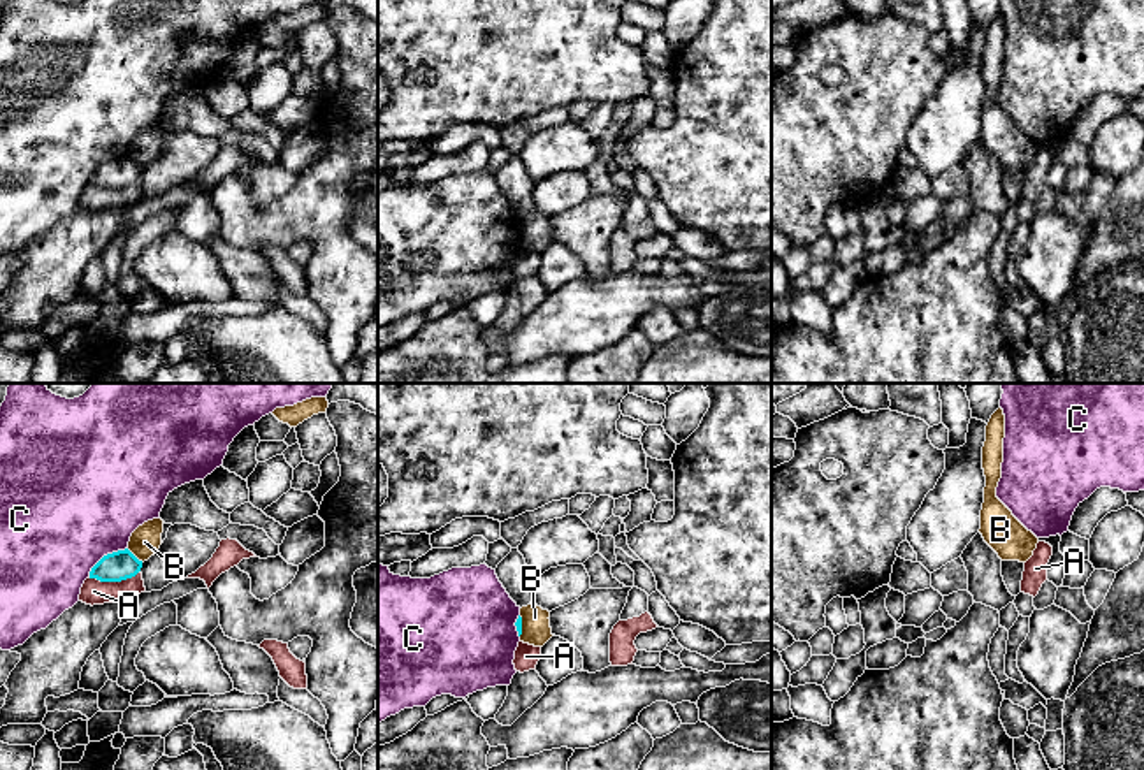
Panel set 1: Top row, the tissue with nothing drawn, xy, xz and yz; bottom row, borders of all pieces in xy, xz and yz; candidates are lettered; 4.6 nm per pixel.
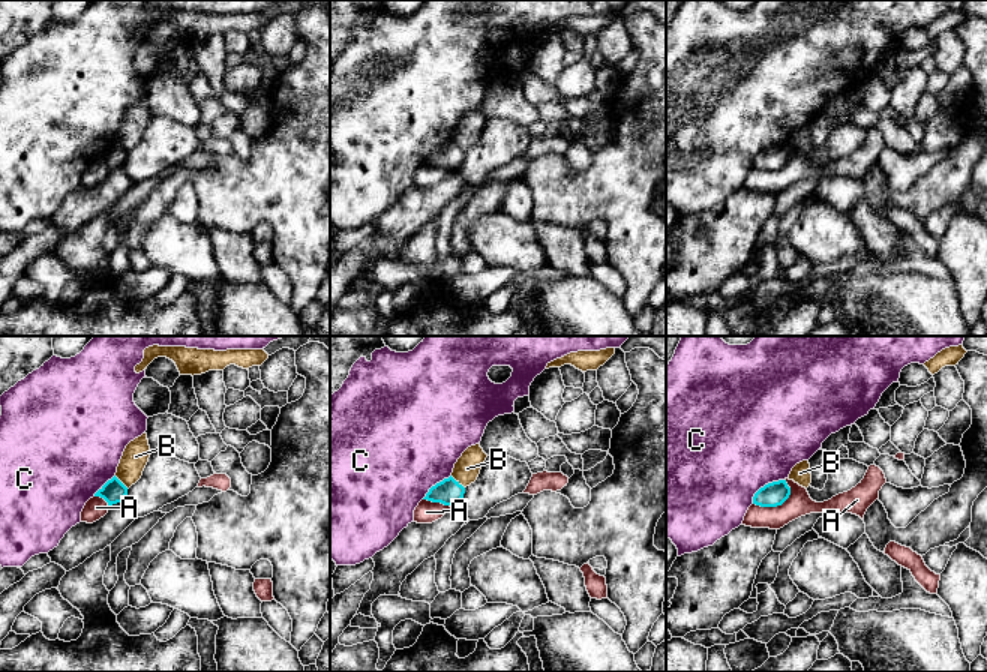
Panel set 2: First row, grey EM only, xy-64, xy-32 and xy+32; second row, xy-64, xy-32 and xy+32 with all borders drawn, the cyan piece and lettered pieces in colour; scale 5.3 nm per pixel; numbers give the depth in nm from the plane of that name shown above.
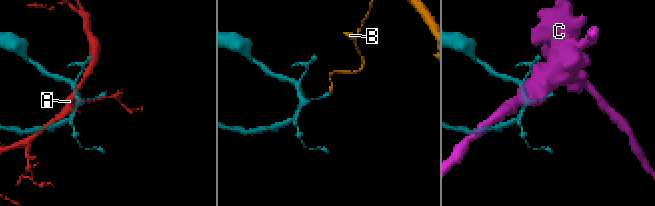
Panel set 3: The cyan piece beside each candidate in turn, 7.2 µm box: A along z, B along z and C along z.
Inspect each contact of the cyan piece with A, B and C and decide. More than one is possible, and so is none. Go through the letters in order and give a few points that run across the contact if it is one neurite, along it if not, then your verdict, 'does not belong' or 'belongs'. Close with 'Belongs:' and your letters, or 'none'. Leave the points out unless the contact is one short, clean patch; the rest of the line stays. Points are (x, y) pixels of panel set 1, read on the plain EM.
A: does not belong
B: line xy (127, 155), (143, 167); does not belong
C: does not belong
Belongs: none

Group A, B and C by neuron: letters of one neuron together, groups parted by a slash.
A / B / C

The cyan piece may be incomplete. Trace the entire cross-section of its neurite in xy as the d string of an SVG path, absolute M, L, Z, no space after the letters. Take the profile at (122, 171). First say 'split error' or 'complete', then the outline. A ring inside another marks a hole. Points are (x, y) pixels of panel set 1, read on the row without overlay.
complete; M128 155L104 162L90 178L90 185L100 188L121 188L135 183L142 174Z

